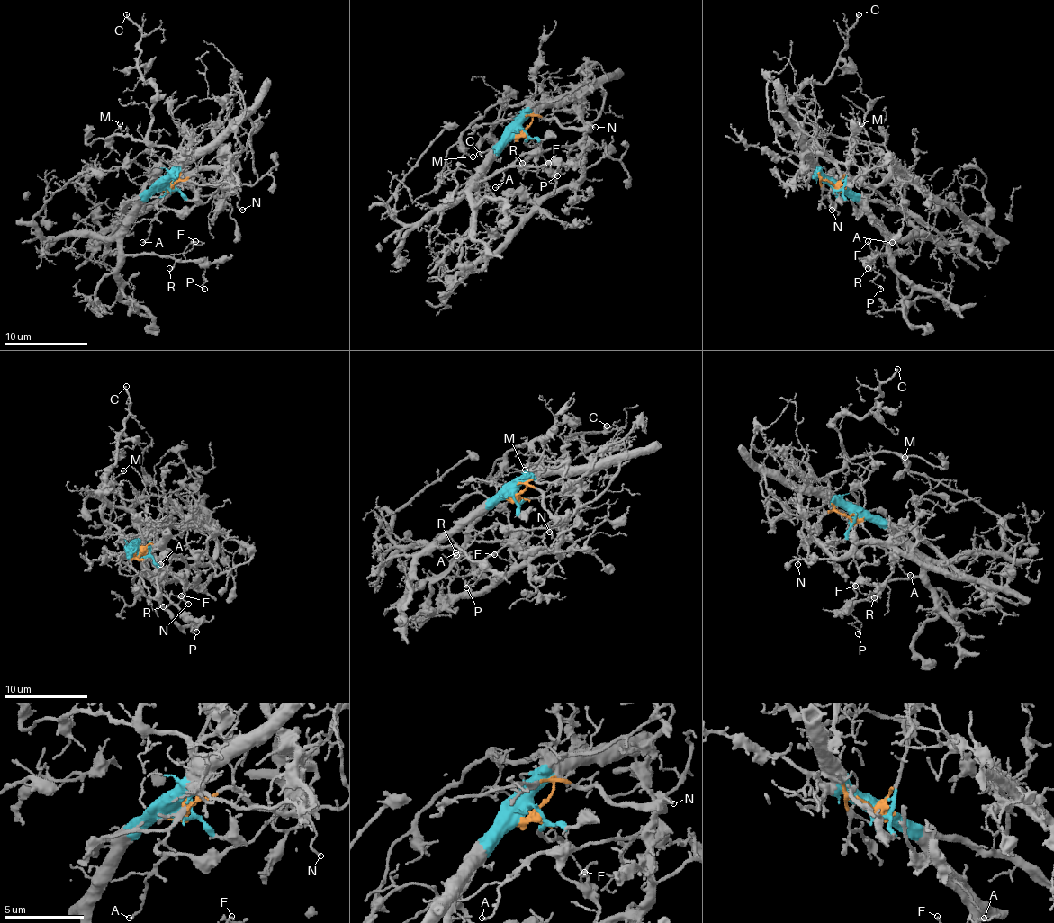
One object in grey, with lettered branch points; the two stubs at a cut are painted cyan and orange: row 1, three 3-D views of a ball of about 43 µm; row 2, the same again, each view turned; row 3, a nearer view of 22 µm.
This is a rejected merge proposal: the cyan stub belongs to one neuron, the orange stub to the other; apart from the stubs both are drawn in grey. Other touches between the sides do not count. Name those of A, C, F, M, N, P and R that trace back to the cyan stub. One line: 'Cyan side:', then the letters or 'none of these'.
Cyan side: C, F, M, P, R

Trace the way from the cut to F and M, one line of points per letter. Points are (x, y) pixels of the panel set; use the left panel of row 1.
F: (165, 188), (158, 188), (139, 207), (122, 237), (122, 251), (157, 255), (185, 254), (196, 241)
M: (165, 188), (165, 175), (175, 163), (171, 150), (166, 147), (141, 142), (119, 134), (110, 138), (121, 123)

